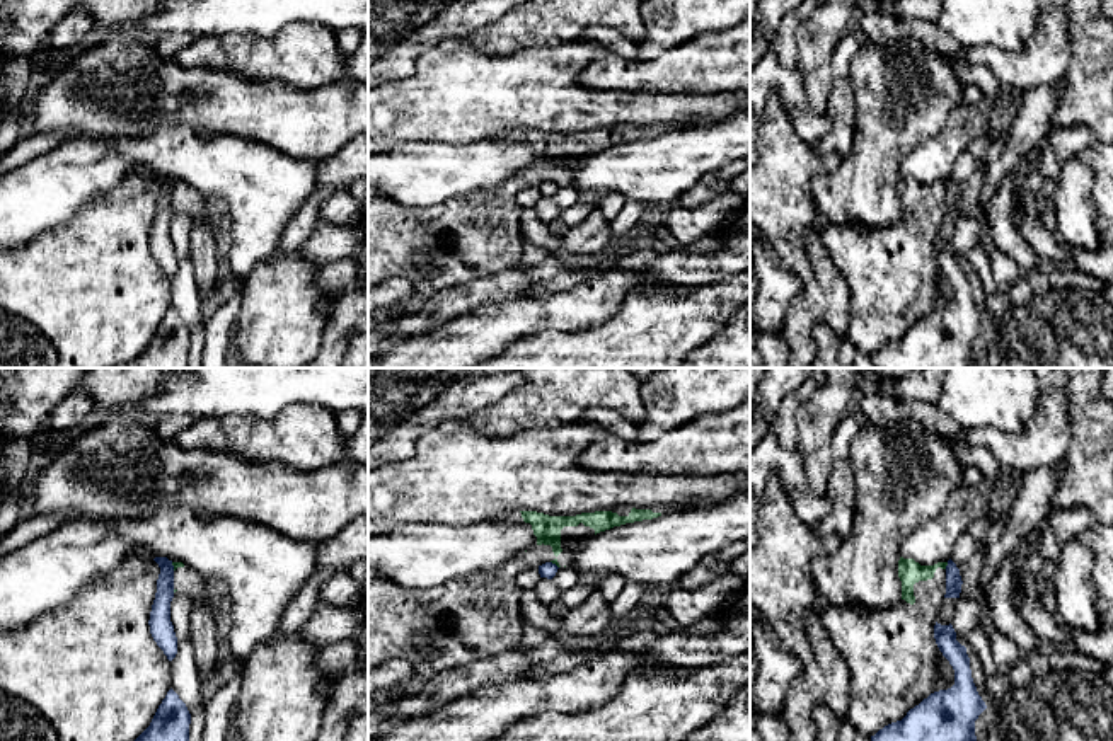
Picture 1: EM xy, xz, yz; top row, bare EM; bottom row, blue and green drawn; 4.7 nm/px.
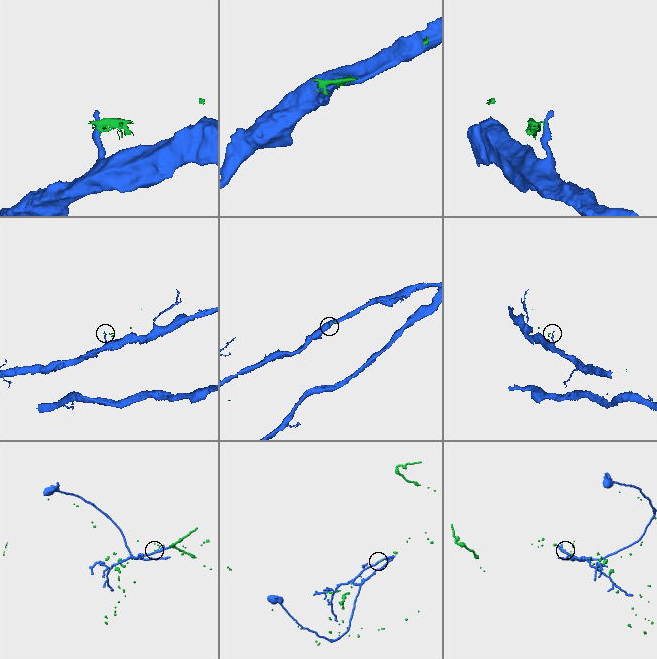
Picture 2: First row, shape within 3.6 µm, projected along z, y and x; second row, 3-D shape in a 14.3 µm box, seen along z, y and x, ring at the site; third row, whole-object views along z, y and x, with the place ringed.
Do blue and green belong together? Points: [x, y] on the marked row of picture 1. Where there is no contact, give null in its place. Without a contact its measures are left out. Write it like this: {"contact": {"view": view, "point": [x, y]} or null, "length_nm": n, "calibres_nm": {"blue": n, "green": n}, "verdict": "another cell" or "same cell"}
{"contact": {"view": "yz", "point": [946, 566]}, "length_nm": 40, "calibres_nm": {"blue": 80, "green": 110}, "verdict": "another cell"}

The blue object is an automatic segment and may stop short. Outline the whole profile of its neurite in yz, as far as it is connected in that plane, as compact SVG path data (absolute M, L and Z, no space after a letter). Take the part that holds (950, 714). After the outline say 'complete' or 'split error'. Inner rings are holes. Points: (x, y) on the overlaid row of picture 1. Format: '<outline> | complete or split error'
M936 622L934 639L939 651L954 669L954 685L948 690L931 693L919 705L910 709L902 721L879 729L871 736L871 741L977 741L975 721L987 705L973 683L966 647L956 640L956 632L951 623L941 625Z | complete

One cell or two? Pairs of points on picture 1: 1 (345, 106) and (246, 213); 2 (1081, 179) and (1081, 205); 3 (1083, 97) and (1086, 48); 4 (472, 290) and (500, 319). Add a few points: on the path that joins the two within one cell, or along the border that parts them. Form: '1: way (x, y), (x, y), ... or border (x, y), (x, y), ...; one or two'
1: border (259, 142), (287, 155), (305, 157), (317, 164); two
2: way (1081, 186), (1081, 198); one
3: way (1086, 86), (1086, 60); one
4: border (524, 295), (478, 305), (449, 322); two

